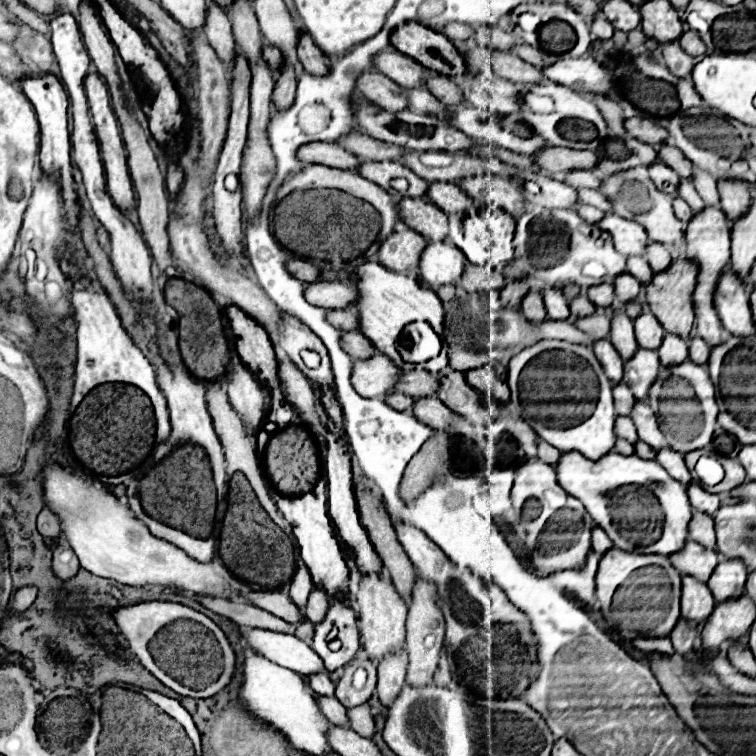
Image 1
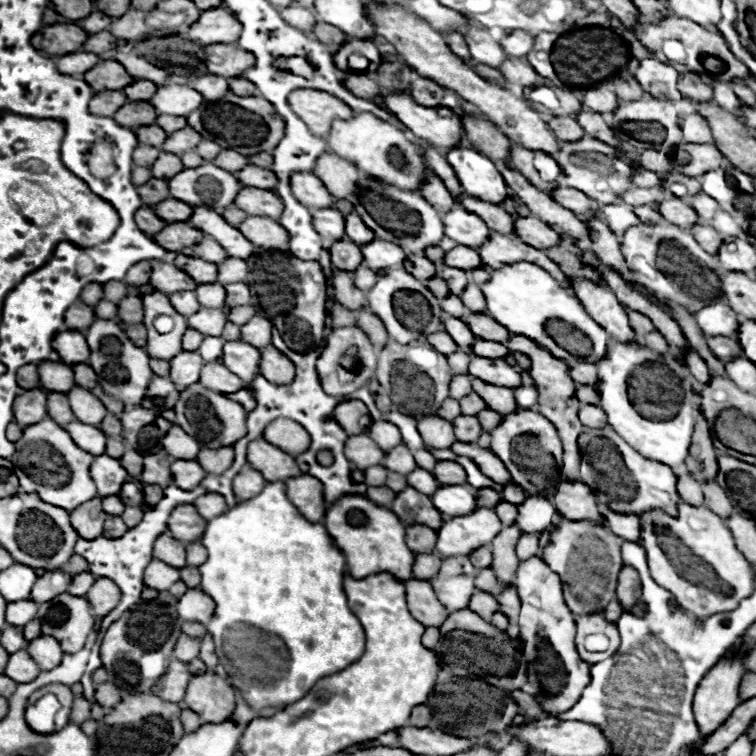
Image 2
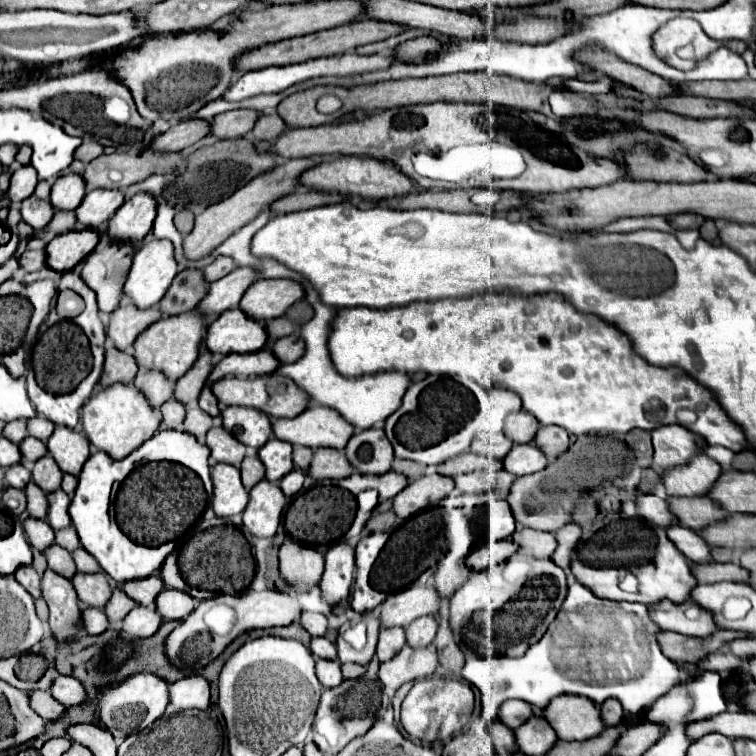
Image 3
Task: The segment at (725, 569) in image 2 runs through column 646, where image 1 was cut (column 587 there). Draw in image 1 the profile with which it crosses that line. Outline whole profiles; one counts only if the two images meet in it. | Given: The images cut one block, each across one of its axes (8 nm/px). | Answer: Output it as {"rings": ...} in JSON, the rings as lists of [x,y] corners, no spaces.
{"rings":[[[528,458],[518,470],[516,480],[510,494],[514,506],[522,512],[524,508],[538,510],[538,518],[524,520],[522,526],[526,530],[522,550],[528,554],[528,562],[522,562],[522,568],[538,578],[546,578],[550,574],[562,570],[580,570],[586,564],[586,558],[592,550],[592,530],[596,528],[590,514],[586,514],[582,502],[574,496],[566,494],[562,486],[558,486],[558,476],[554,474],[554,466],[540,462],[538,458]]]}

